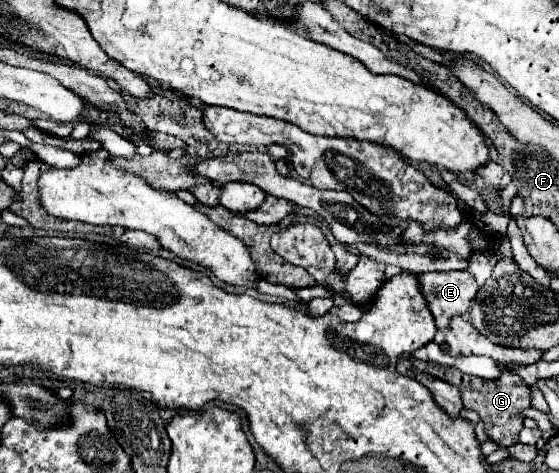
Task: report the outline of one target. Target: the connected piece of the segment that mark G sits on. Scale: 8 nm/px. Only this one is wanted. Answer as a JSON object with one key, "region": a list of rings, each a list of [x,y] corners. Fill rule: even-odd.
{"region":[[[430,362],[430,374],[460,388],[464,408],[476,410],[480,414],[480,418],[486,424],[486,432],[492,440],[496,440],[504,448],[518,442],[518,434],[520,434],[522,424],[524,424],[522,412],[530,408],[530,386],[518,374],[502,368],[502,374],[500,374],[498,380],[484,380],[484,378],[478,378],[478,376],[474,378],[474,376],[462,374],[456,368],[438,366],[438,364],[432,364],[432,362]]]}

